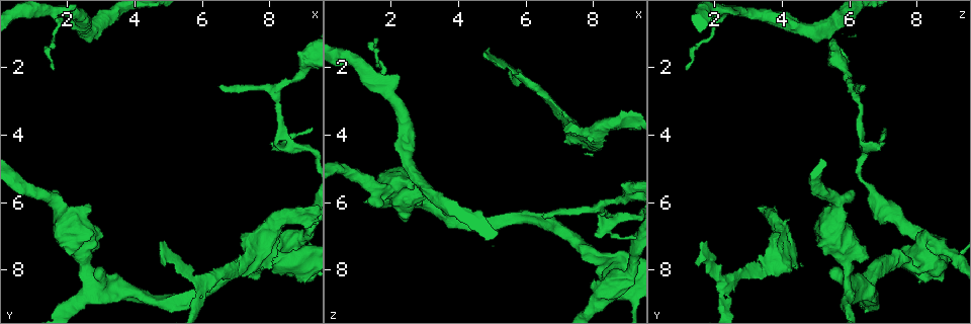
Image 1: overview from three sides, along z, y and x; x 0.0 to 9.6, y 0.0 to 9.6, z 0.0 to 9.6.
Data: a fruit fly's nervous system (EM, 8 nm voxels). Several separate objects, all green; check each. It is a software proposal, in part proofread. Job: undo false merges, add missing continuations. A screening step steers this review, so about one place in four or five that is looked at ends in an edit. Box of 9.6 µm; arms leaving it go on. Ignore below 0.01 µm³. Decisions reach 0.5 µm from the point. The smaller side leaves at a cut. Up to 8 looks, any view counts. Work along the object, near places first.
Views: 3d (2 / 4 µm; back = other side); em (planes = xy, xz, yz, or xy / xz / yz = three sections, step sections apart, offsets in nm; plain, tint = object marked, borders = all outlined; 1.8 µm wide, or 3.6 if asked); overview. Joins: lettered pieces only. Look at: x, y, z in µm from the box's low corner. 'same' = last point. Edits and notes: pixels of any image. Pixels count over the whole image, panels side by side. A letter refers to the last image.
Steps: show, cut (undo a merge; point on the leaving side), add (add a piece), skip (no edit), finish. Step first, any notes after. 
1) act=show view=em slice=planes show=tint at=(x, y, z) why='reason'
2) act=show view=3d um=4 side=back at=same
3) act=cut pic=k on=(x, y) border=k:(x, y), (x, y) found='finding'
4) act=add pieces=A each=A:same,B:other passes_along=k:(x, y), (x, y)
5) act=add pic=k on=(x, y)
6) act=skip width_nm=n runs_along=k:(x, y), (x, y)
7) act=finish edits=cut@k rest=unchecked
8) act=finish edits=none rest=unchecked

act=show view=3d um=4 at=(8.75, 7.45, 8.20) why='sharp bend'

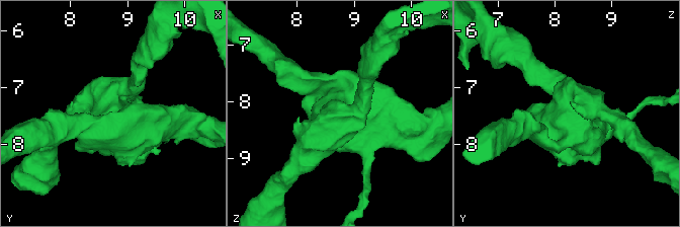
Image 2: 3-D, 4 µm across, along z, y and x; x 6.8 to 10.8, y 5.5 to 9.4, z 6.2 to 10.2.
act=show view=em um=3.6 slice=planes show=tint at=(8.70, 7.40, 8.30)

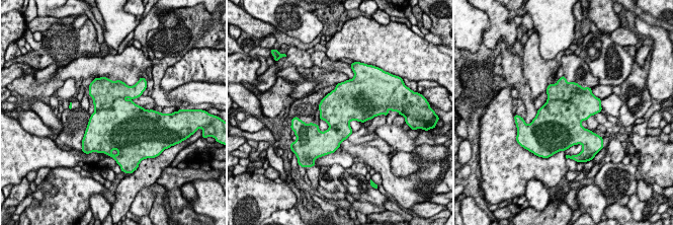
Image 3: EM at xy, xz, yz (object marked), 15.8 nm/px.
act=show view=em um=3.6 slice=planes show=borders at=same why='what lies round it'

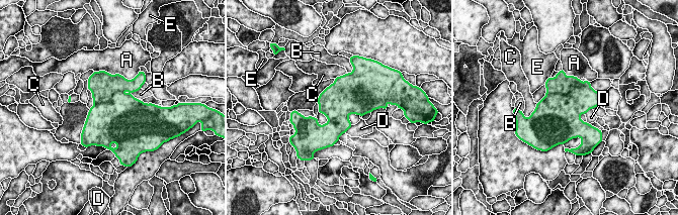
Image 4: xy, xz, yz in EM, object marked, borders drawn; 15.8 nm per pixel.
act=cut pic=4 on=(582, 92) each=A:other,B:other,C:other,D:other,E:other border=4:(546, 92), (571, 96), (581, 114) found='two neurons meet here'

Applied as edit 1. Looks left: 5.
act=show view=3d um=4 side=back at=(5.85, 8.35, 2.30) why='branch point'

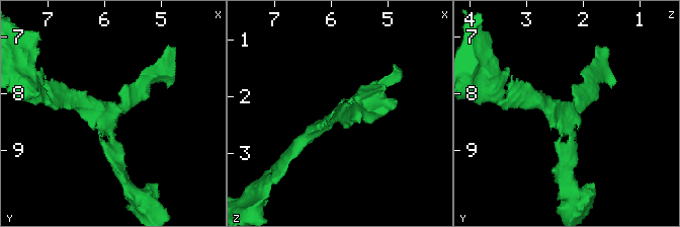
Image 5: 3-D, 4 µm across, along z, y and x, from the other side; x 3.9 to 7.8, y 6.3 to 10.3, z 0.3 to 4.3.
act=show view=em slice=xz step=4 show=tint at=(5.90, 8.30, 2.25) arms=3

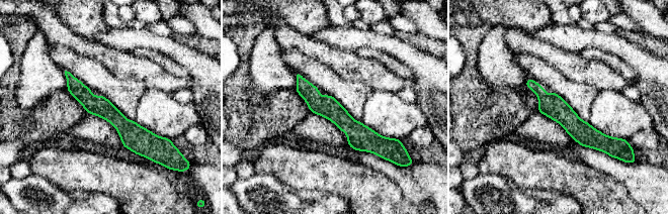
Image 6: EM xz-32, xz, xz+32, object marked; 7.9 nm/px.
act=show view=em slice=planes show=borders at=same

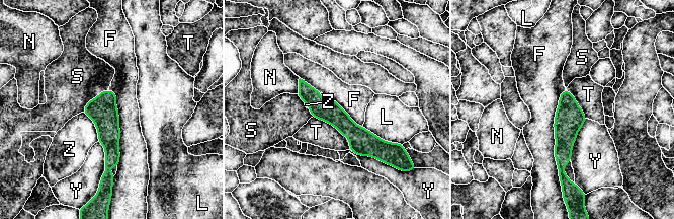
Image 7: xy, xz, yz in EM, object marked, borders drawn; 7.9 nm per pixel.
act=skip each=F:other,L:other,N:other,S:other,T:other,Y:other,Z:other runs_along=7:(301, 82), (364, 143), (384, 149) found='one neuron here'

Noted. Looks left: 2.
act=finish edits=cut@4 rest=unchecked

